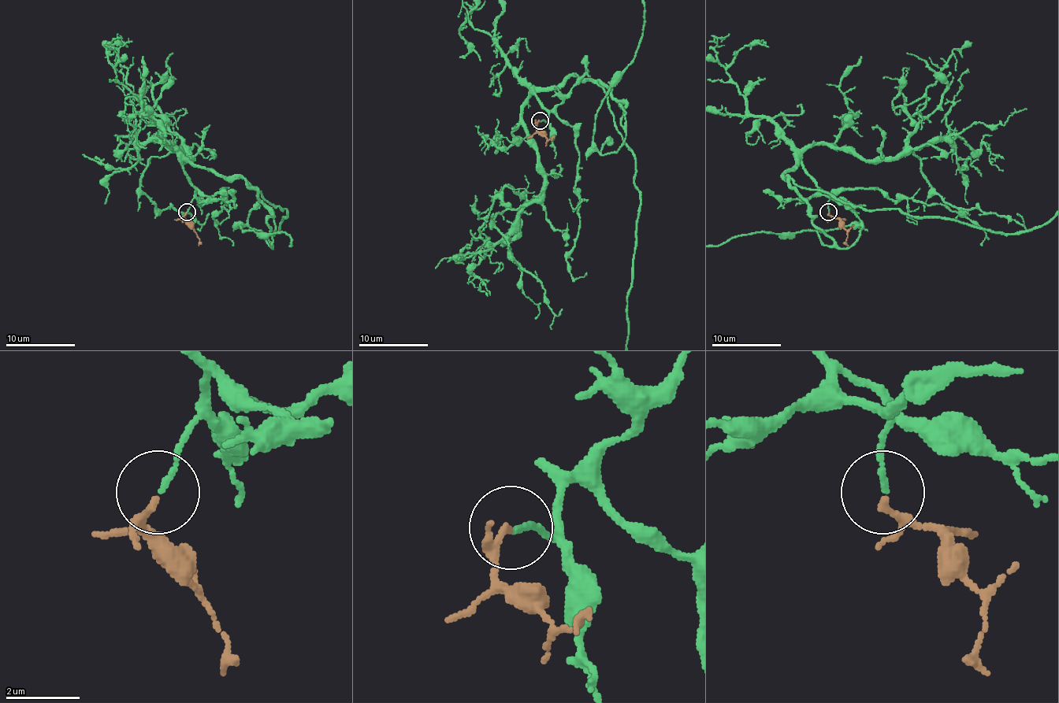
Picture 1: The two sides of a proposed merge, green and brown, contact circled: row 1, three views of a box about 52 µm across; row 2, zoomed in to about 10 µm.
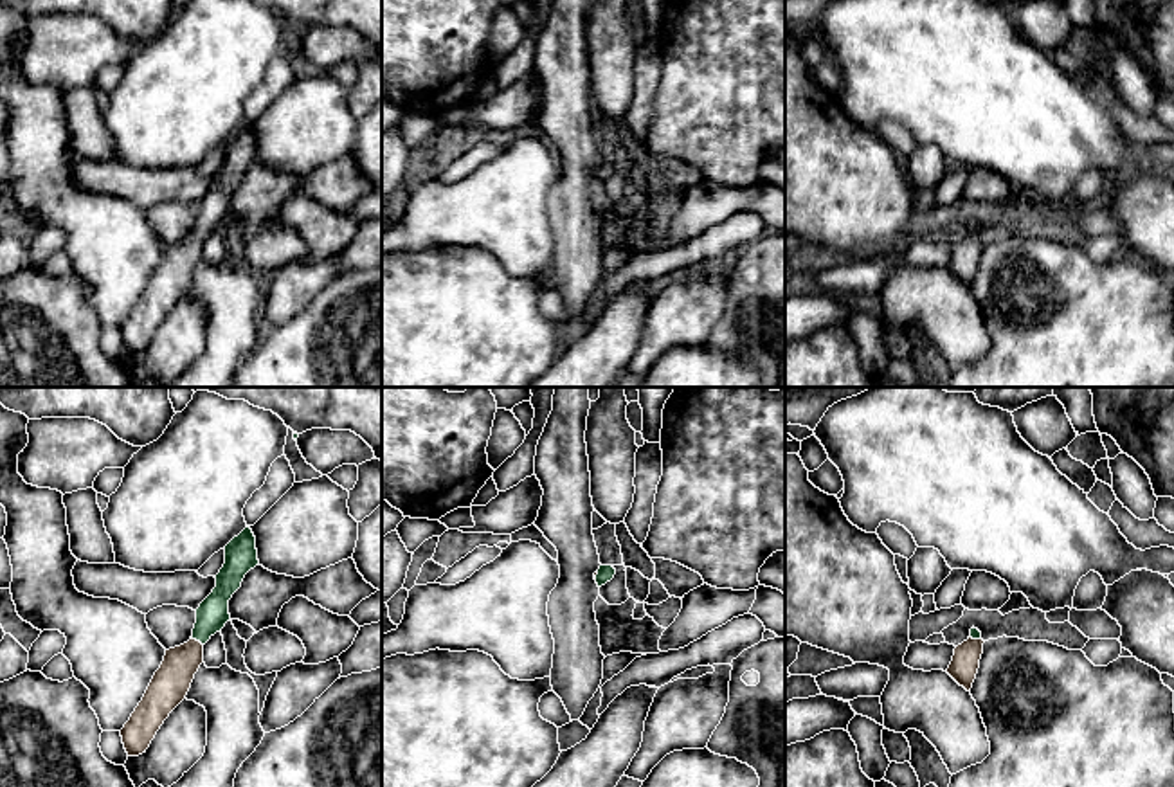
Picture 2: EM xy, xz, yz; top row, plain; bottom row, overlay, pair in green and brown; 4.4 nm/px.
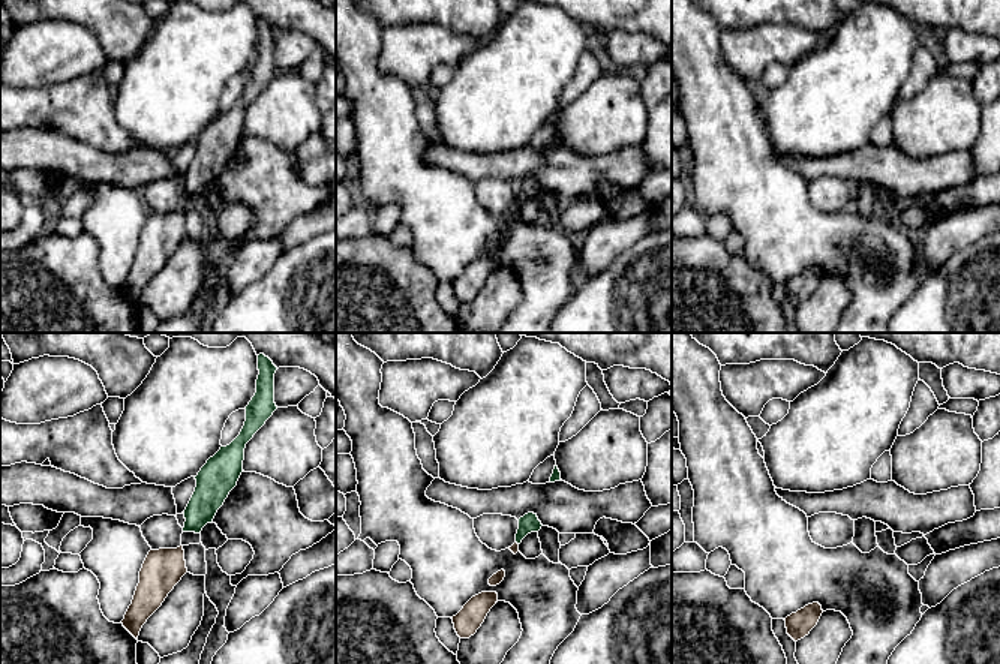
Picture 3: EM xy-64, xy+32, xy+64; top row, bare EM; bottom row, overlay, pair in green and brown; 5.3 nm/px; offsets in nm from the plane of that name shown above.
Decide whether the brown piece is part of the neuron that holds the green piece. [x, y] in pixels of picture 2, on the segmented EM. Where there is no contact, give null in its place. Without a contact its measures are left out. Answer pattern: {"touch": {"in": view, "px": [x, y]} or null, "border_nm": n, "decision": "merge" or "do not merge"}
{"touch": {"in": "xy", "px": [197, 640]}, "border_nm": 70, "decision": "merge"}

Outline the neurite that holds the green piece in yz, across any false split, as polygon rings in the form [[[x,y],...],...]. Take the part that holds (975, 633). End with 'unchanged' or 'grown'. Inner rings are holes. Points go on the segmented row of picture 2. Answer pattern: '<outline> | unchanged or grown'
[[[972,627],[969,639],[954,648],[953,661],[945,670],[967,692],[971,692],[978,674],[983,643],[981,632]]] | grown

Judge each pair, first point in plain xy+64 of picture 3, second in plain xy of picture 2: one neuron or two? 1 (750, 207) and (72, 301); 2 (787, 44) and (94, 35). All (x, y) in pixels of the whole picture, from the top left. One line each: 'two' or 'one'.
1: two
2: one

